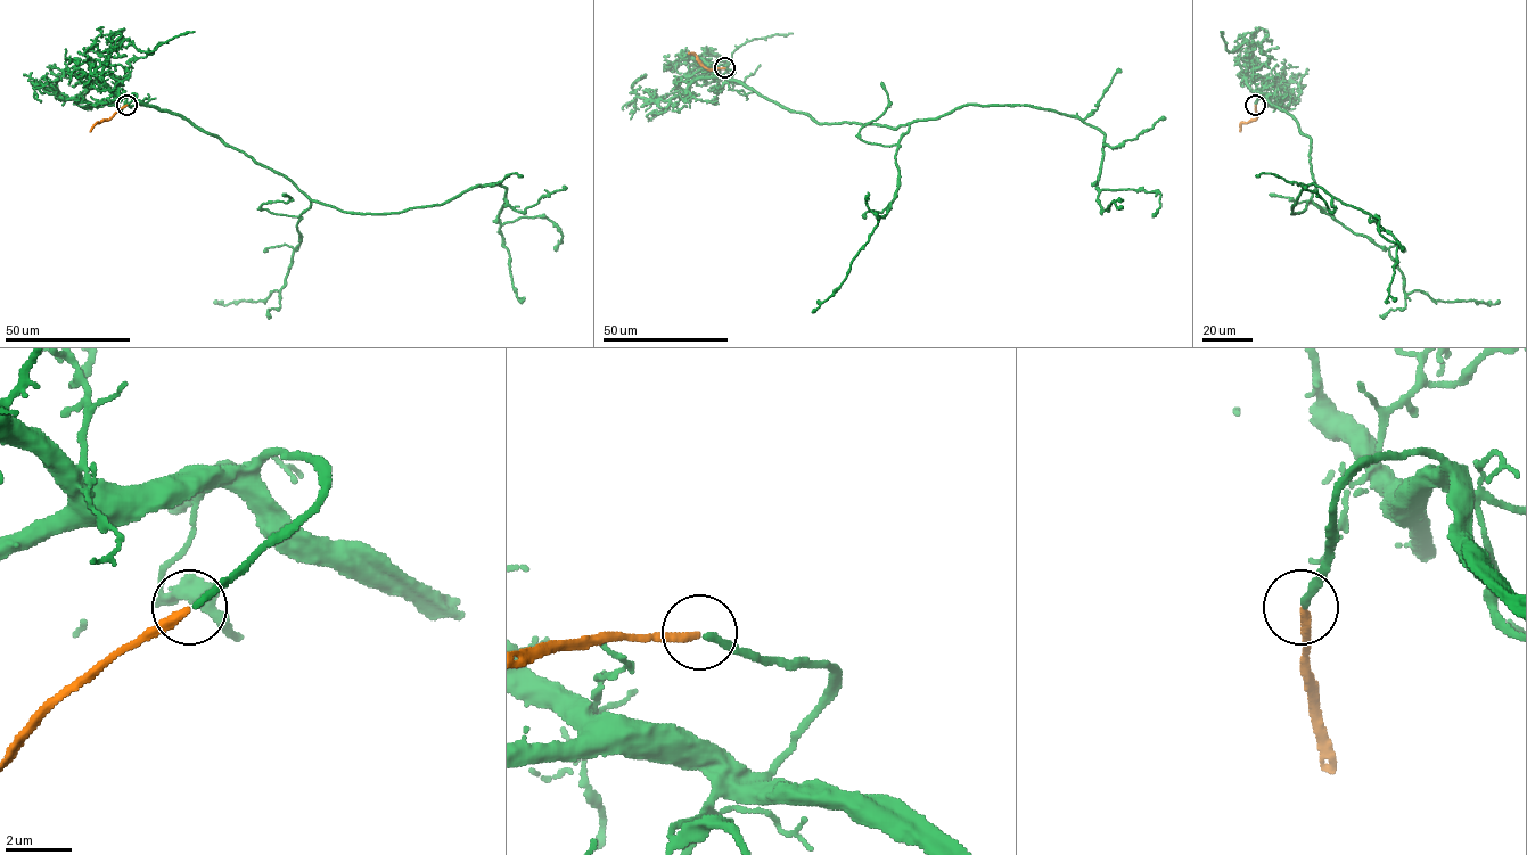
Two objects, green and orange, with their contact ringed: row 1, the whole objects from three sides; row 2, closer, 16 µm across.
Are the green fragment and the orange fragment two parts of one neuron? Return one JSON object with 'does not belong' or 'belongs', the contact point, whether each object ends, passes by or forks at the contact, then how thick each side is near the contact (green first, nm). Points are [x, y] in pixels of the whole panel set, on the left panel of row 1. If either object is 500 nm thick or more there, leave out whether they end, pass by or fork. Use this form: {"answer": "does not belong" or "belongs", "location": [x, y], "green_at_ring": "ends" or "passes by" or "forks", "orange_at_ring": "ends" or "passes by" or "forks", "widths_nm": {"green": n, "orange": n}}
{"answer": "belongs", "location": [126, 105], "green_at_ring": "ends", "orange_at_ring": "ends", "widths_nm": {"green": 200, "orange": 240}}

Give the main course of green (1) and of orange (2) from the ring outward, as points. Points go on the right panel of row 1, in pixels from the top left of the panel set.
1: (1255, 105), (1264, 93), (1311, 139), (1315, 188), (1291, 214), (1314, 183), (1377, 216), (1402, 251)
2: (1255, 105), (1256, 118), (1242, 122), (1240, 131)

